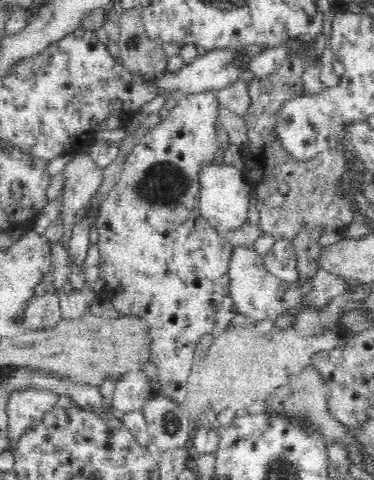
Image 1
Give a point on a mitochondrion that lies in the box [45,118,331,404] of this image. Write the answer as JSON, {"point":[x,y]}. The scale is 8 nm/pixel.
{"point":[163,185]}

